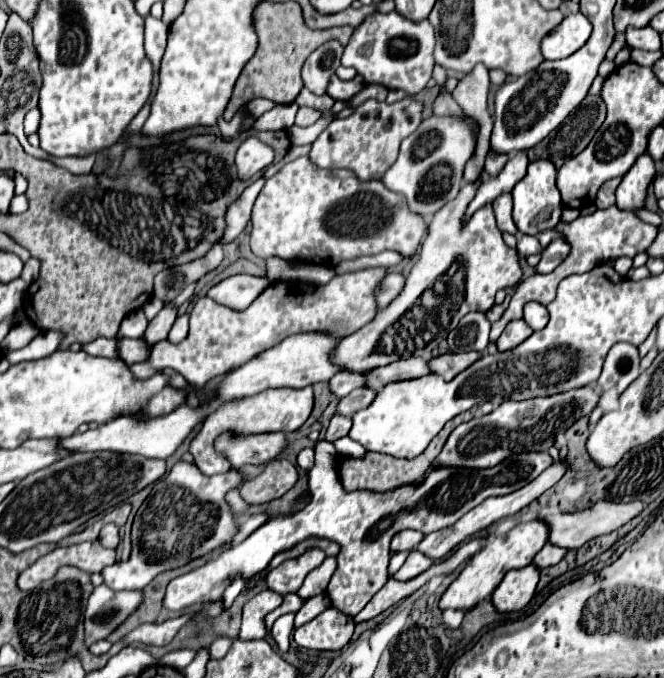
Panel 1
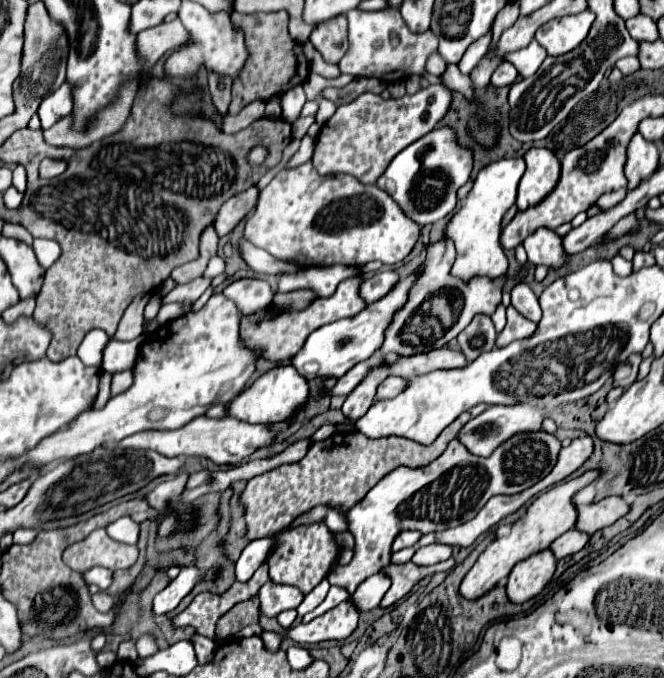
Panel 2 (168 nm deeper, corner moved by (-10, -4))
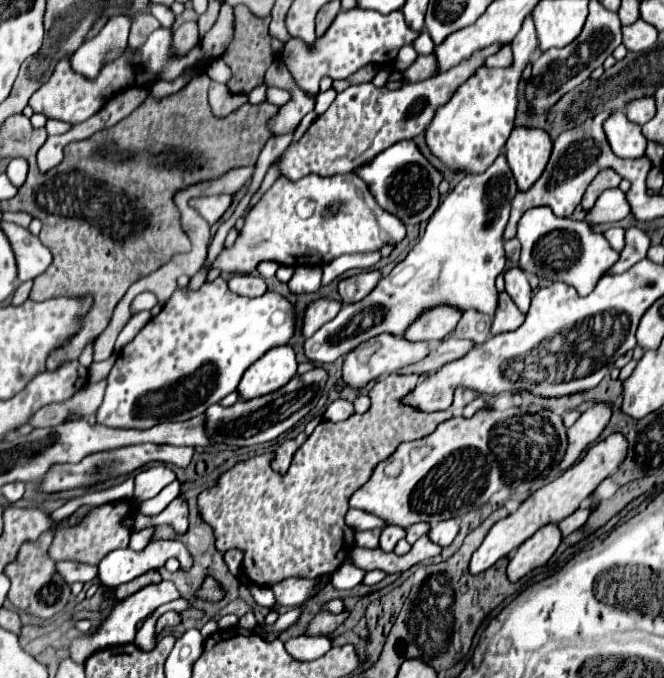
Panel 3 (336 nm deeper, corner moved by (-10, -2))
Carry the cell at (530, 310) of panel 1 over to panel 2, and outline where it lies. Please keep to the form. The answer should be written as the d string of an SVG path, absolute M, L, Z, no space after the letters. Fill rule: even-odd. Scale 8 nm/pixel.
M519 282L513 292L511 292L511 304L517 312L521 312L525 318L529 318L531 322L539 322L541 320L541 306L537 302L537 296L531 292L531 288L525 282ZM515 294L521 294L519 298L515 298Z

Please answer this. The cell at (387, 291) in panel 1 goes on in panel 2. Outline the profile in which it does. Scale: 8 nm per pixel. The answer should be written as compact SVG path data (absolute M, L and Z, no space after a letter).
M395 270L377 272L373 278L363 282L363 300L365 302L377 302L379 298L387 296L395 288L397 282L399 282L399 274Z

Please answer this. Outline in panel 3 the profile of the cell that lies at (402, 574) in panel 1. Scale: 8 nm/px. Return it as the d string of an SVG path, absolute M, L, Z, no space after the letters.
M449 518L449 520L441 520L441 522L433 524L429 538L439 546L449 546L453 542L453 538L457 536L457 532L459 532L459 520Z

